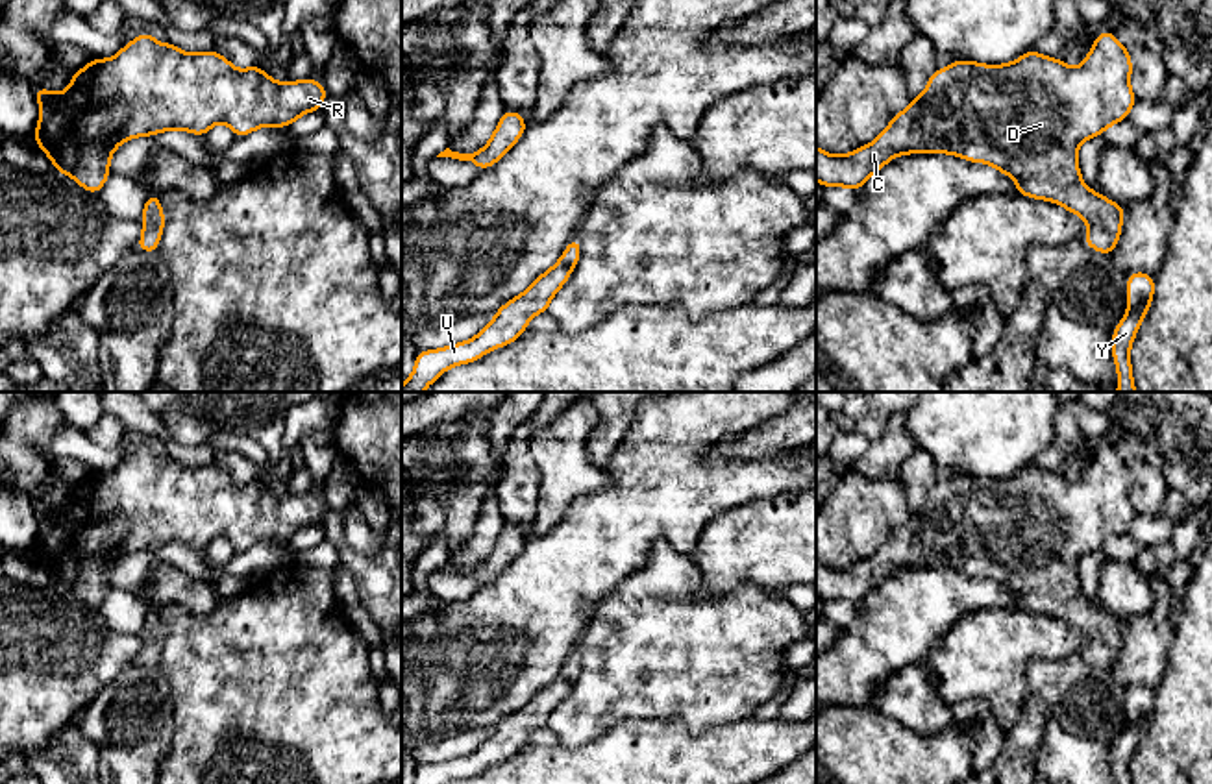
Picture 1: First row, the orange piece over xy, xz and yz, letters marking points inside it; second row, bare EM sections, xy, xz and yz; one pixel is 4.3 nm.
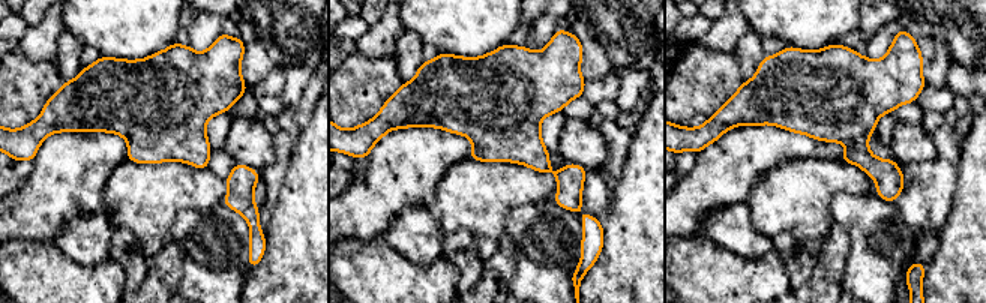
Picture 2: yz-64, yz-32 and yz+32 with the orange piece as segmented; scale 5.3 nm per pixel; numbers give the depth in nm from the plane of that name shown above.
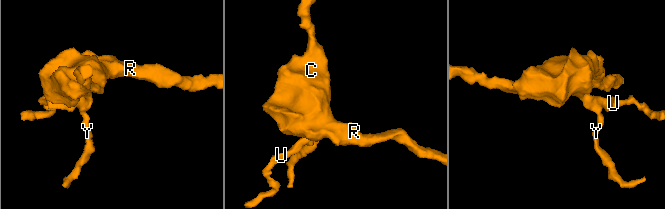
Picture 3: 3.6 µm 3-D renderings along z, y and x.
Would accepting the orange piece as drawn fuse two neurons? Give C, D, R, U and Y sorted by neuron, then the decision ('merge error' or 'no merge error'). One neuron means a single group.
C D R U Y | no merge error

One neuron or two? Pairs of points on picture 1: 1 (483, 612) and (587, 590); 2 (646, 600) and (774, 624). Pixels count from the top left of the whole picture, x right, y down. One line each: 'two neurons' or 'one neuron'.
1: one neuron
2: one neuron

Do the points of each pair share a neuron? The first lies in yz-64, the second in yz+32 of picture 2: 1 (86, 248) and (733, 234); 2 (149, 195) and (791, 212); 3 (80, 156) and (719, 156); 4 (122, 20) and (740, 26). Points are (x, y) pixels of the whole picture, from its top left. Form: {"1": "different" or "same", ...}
{"1": "same", "2": "same", "3": "same", "4": "different"}

